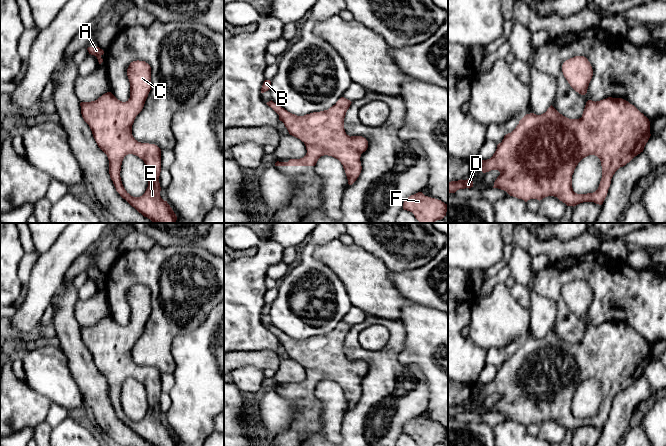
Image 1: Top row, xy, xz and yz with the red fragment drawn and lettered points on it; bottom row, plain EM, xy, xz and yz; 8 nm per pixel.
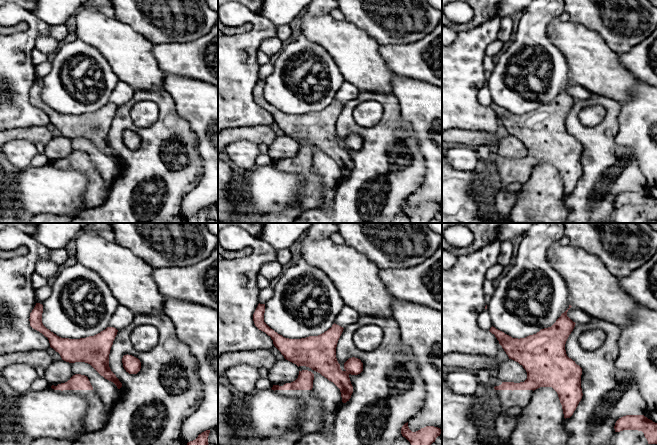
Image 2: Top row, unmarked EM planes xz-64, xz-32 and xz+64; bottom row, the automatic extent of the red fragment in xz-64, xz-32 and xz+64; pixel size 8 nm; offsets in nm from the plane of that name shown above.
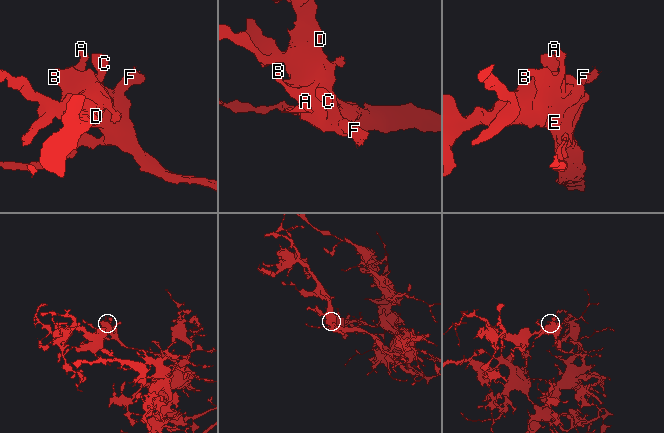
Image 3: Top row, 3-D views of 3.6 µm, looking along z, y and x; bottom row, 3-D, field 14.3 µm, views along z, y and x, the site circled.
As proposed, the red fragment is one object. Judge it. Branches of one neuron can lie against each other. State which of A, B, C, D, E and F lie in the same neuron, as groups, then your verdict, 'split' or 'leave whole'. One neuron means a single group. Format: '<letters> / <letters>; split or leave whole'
A B C D E F; leave whole

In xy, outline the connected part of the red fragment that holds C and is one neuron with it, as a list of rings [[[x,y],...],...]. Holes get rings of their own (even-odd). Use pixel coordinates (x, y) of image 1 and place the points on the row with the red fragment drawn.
[[[133,61],[127,76],[130,98],[126,102],[107,92],[95,101],[81,102],[81,114],[98,147],[108,157],[110,178],[120,196],[153,223],[175,223],[176,214],[160,196],[161,149],[138,142],[132,135],[134,120],[151,90],[151,67],[145,61]],[[128,154],[138,156],[147,167],[148,187],[140,197],[131,196],[121,181],[122,161]]]

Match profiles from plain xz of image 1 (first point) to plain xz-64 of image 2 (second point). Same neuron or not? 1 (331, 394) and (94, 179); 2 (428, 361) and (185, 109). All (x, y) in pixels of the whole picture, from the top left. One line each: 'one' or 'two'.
1: two
2: one

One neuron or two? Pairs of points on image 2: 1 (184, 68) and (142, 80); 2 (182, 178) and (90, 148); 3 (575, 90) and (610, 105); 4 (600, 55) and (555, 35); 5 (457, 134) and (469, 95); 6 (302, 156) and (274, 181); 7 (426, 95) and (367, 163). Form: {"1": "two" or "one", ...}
{"1": "two", "2": "two", "3": "two", "4": "one", "5": "two", "6": "two", "7": "two"}

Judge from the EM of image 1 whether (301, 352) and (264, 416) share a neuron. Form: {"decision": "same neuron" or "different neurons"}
{"decision": "different neurons"}

